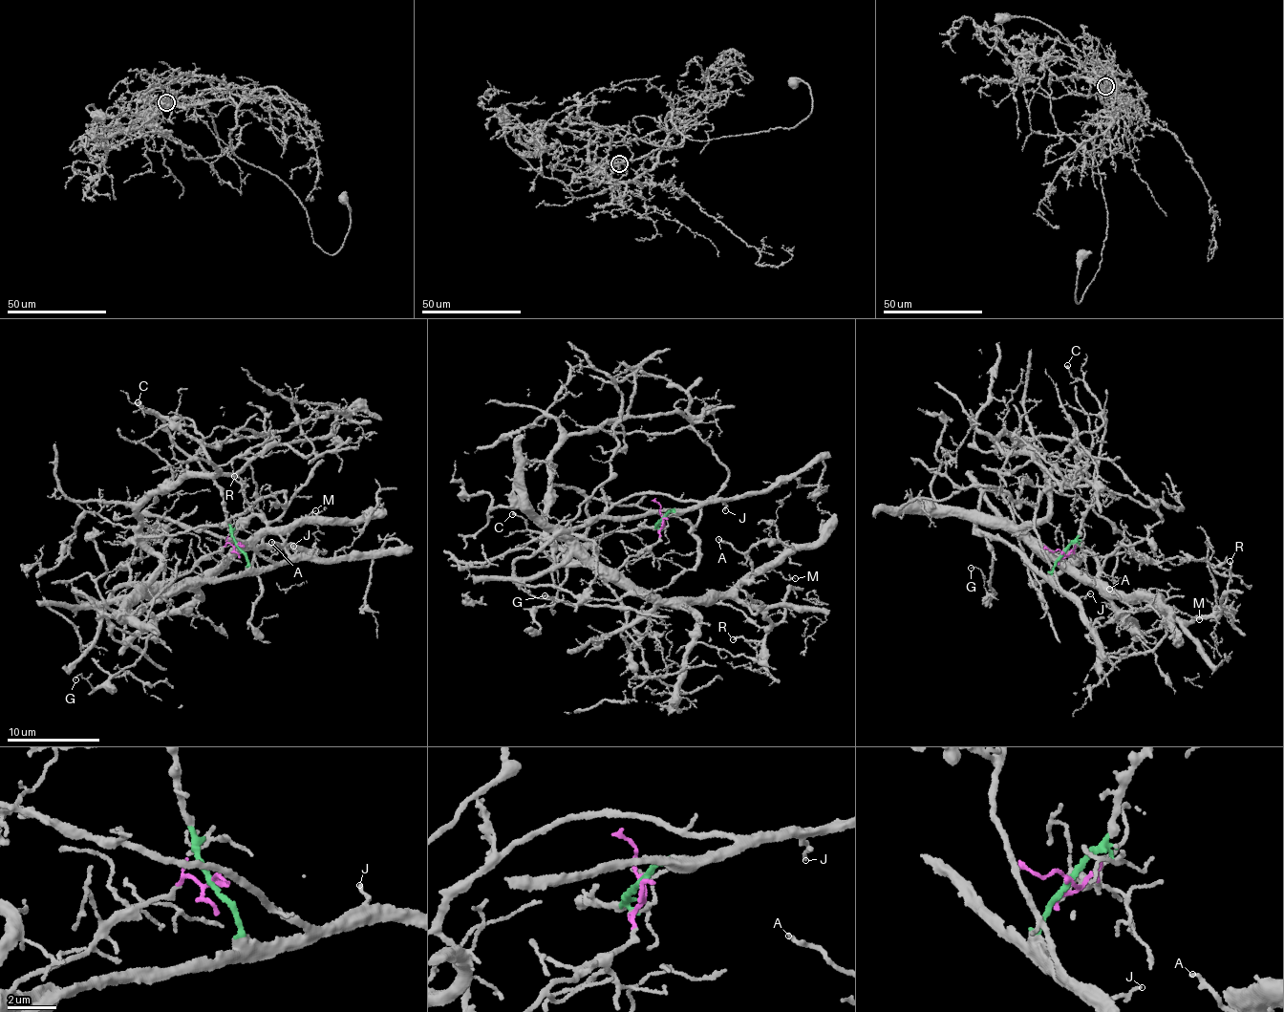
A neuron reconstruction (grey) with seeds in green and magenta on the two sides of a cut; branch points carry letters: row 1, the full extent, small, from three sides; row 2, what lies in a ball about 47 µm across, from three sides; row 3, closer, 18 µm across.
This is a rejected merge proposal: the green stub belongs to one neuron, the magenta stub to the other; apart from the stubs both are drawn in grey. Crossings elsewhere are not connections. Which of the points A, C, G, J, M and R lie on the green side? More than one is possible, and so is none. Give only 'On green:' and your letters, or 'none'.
On green: C, G, J

